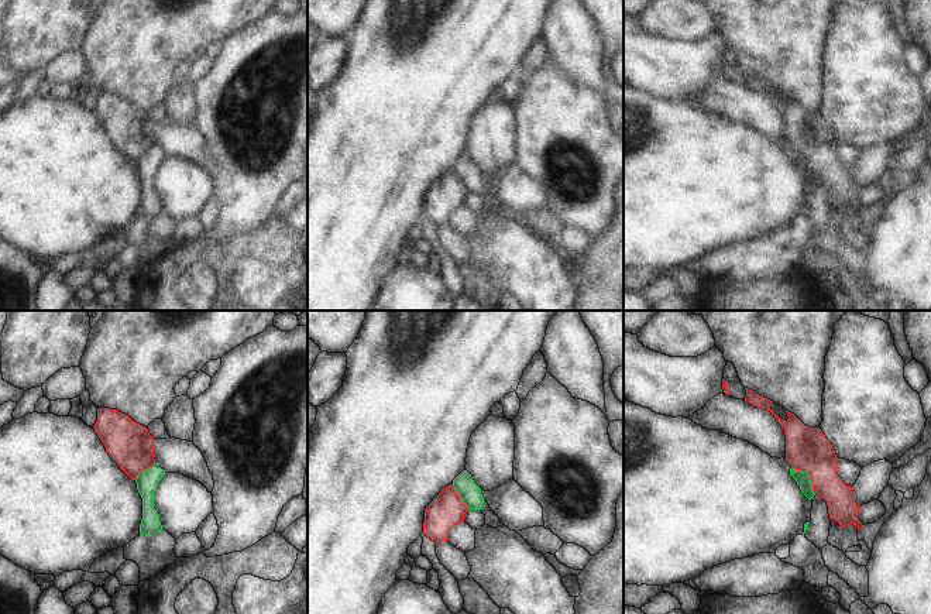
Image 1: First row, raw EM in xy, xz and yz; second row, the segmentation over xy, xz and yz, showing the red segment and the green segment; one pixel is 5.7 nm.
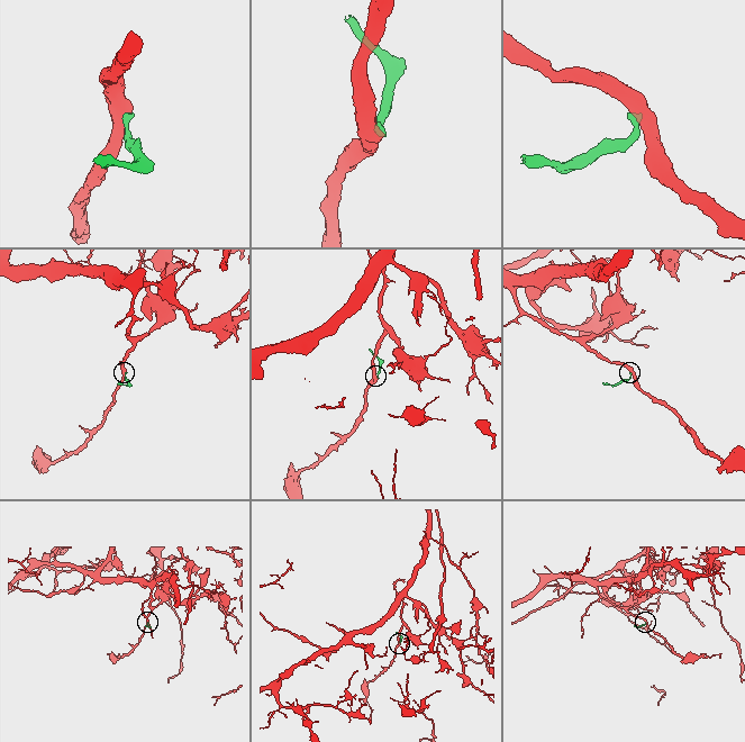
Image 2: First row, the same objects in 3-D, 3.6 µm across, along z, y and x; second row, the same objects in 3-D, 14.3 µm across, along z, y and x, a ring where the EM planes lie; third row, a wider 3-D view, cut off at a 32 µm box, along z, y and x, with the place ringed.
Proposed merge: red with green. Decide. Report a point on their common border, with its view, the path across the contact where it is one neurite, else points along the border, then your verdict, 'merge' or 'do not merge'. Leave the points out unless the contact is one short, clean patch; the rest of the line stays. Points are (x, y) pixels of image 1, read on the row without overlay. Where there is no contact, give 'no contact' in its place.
contact yz (810, 161); border yz (792, 150), (808, 160), (814, 178); do not merge

